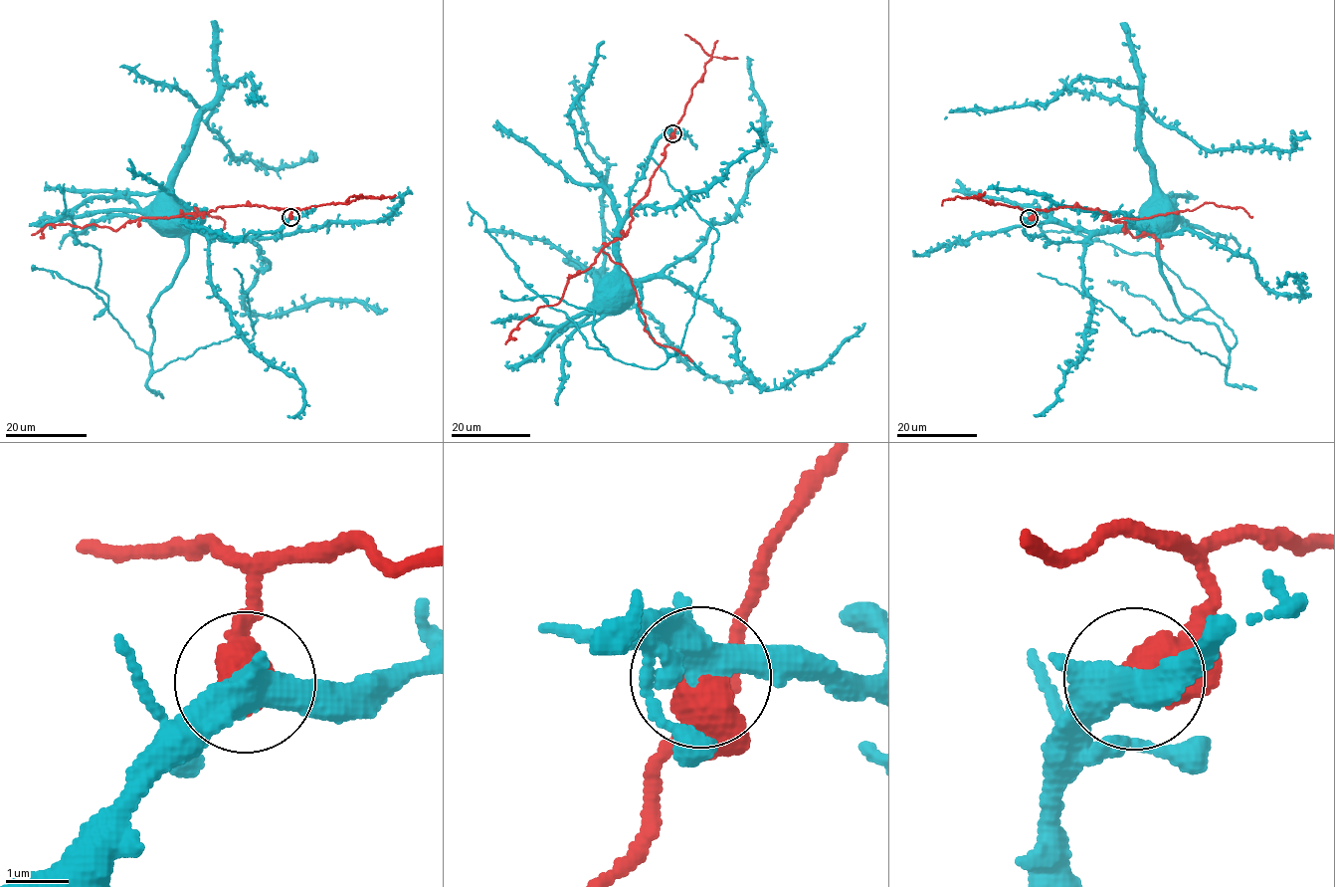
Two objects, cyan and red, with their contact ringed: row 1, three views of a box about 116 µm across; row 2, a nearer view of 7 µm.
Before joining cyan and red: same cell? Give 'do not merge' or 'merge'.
do not merge

